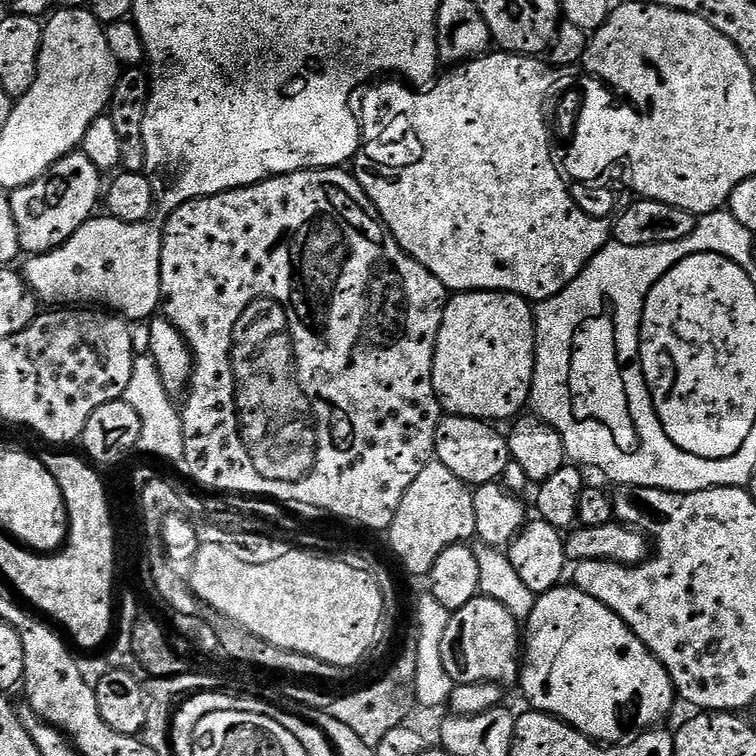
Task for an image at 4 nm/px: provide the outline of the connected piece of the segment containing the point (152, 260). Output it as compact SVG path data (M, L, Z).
M99 218L90 219L61 248L29 255L23 261L23 278L36 295L37 301L44 303L45 300L48 303L45 305L103 306L129 322L147 321L155 317L161 307L160 263L164 233L159 223L152 223L143 220L127 225L126 230L120 230L124 232L104 232L104 224Z

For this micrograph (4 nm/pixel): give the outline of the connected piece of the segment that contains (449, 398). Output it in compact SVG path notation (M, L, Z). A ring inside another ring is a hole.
M458 292L445 303L432 363L434 390L445 413L489 422L519 417L532 394L535 361L536 318L533 305L523 296L512 292Z

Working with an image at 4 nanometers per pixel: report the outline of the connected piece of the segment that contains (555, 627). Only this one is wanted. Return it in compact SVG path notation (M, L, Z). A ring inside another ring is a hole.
M557 586L550 589L549 592L539 593L534 610L526 622L526 635L522 640L522 667L518 677L518 684L519 687L524 687L524 696L532 703L529 705L535 711L544 712L548 716L556 716L559 720L565 720L571 728L577 728L582 735L589 736L591 740L595 740L604 746L625 743L629 738L639 736L641 732L647 732L663 725L665 723L663 720L672 712L672 703L677 703L678 697L670 674L662 666L662 662L658 662L658 658L654 658L654 654L649 648L633 634L632 628L626 626L626 622L622 622L622 618L618 618L618 614L614 614L614 610L602 606L602 602L590 598L590 594L578 590L575 586L564 587Z

